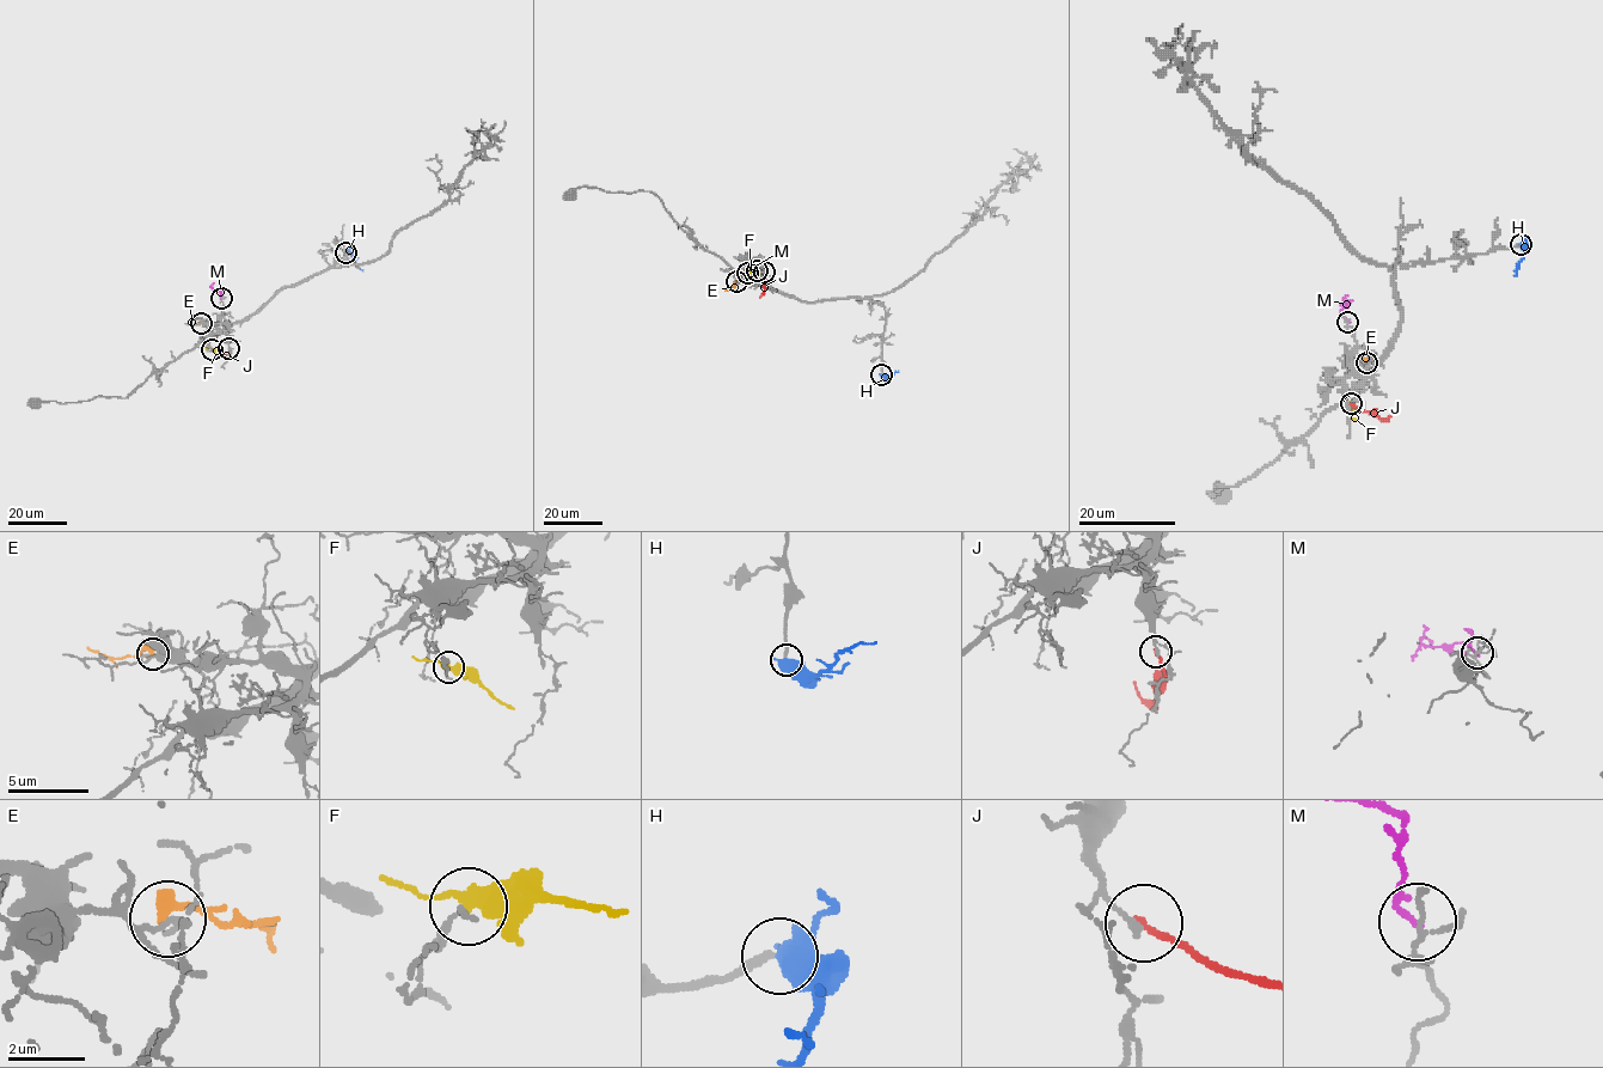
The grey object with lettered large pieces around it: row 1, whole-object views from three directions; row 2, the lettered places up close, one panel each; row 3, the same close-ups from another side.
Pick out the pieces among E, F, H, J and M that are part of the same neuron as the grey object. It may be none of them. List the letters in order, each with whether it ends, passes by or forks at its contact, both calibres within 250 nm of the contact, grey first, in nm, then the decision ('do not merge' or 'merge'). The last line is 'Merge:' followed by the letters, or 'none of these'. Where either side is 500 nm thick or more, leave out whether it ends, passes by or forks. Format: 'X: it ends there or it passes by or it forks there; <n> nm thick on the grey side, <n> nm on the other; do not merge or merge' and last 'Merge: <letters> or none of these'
E: it ends there; 150 nm thick on the grey side, 420 nm on the other; do not merge
F: it passes by; 150 nm thick on the grey side, 380 nm on the other; do not merge
H: 220 nm thick on the grey side, 800 nm on the other; merge
J: it ends there; 170 nm thick on the grey side, 150 nm on the other; do not merge
M: it ends there; 80 nm thick on the grey side, 150 nm on the other; do not merge
Merge: H

